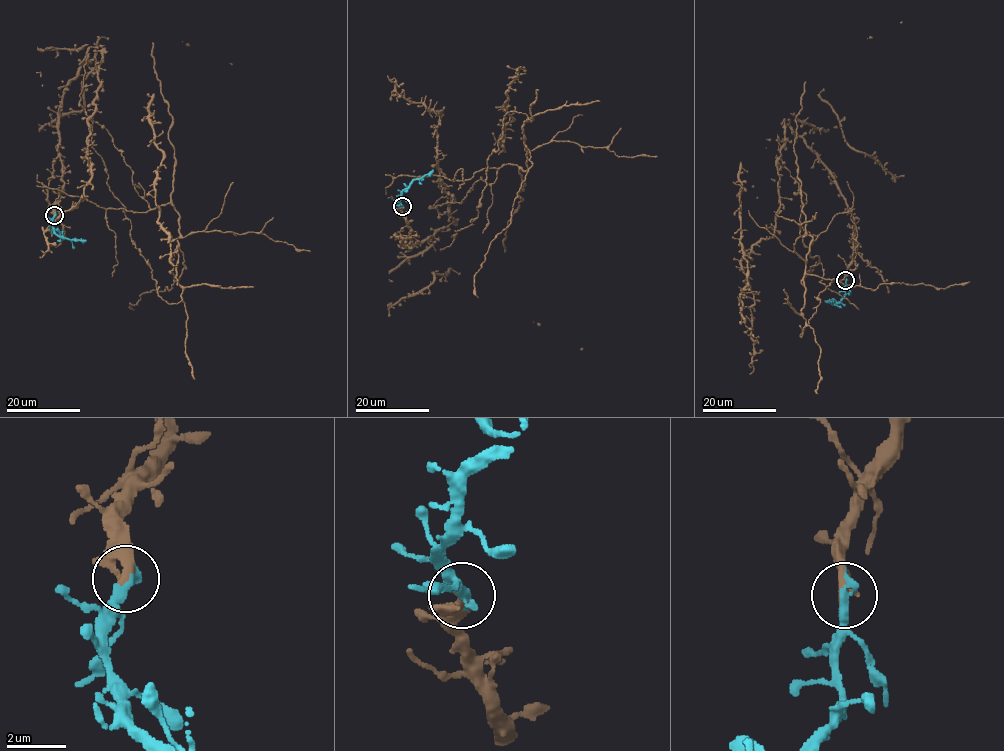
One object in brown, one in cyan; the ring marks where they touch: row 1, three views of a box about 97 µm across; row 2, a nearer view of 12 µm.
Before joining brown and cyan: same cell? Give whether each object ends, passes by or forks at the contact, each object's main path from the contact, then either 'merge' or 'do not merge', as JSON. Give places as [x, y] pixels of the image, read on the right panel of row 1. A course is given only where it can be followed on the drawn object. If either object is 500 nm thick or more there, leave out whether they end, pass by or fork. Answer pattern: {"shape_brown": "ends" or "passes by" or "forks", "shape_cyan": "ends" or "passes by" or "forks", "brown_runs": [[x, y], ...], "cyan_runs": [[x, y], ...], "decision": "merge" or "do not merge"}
{"shape_brown": "ends", "shape_cyan": "ends", "brown_runs": [[845, 280], [854, 218], [784, 124], [777, 167], [818, 237], [801, 337], [857, 266], [846, 181]], "cyan_runs": [[845, 280], [845, 295], [841, 300], [833, 304], [824, 301]], "decision": "merge"}

